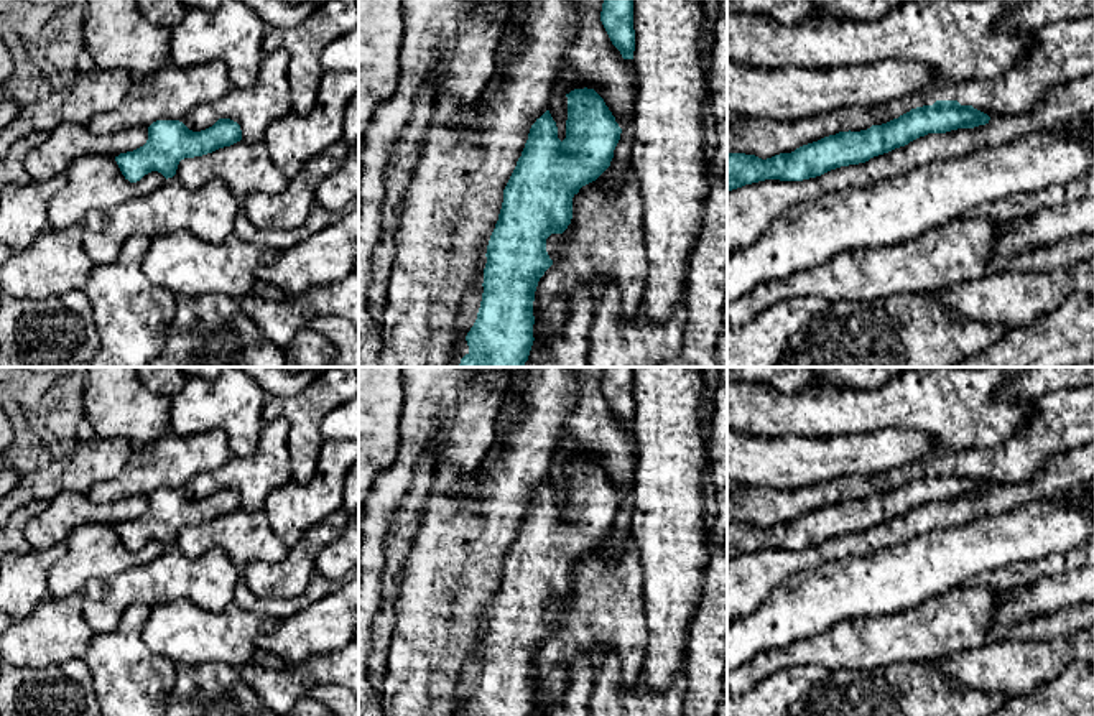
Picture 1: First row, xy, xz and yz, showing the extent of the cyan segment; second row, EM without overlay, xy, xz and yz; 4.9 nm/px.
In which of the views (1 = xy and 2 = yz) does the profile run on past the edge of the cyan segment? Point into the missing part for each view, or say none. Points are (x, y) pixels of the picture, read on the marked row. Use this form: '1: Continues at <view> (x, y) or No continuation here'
1: No continuation here
2: No continuation here

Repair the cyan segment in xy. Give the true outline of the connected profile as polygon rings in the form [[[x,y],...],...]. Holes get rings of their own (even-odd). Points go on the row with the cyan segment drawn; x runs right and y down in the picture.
[[[219,119],[212,127],[192,132],[179,120],[156,120],[148,127],[143,146],[120,153],[115,161],[130,183],[140,181],[151,171],[166,179],[176,174],[184,158],[202,156],[242,140],[240,125],[230,119]]]

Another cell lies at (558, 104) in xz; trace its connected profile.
[[[572,0],[577,13],[576,36],[569,41],[566,66],[549,99],[548,110],[556,122],[558,138],[566,138],[568,94],[574,89],[594,89],[622,128],[610,161],[610,184],[619,186],[632,168],[633,107],[637,79],[633,59],[623,59],[612,44],[602,21],[604,0]]]

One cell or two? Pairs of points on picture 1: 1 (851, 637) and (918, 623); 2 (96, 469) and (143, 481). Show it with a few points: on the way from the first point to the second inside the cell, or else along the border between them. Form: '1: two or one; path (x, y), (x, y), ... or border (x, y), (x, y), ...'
1: one; path (867, 637), (902, 636)
2: two; border (135, 446), (115, 476), (97, 481), (86, 494)

